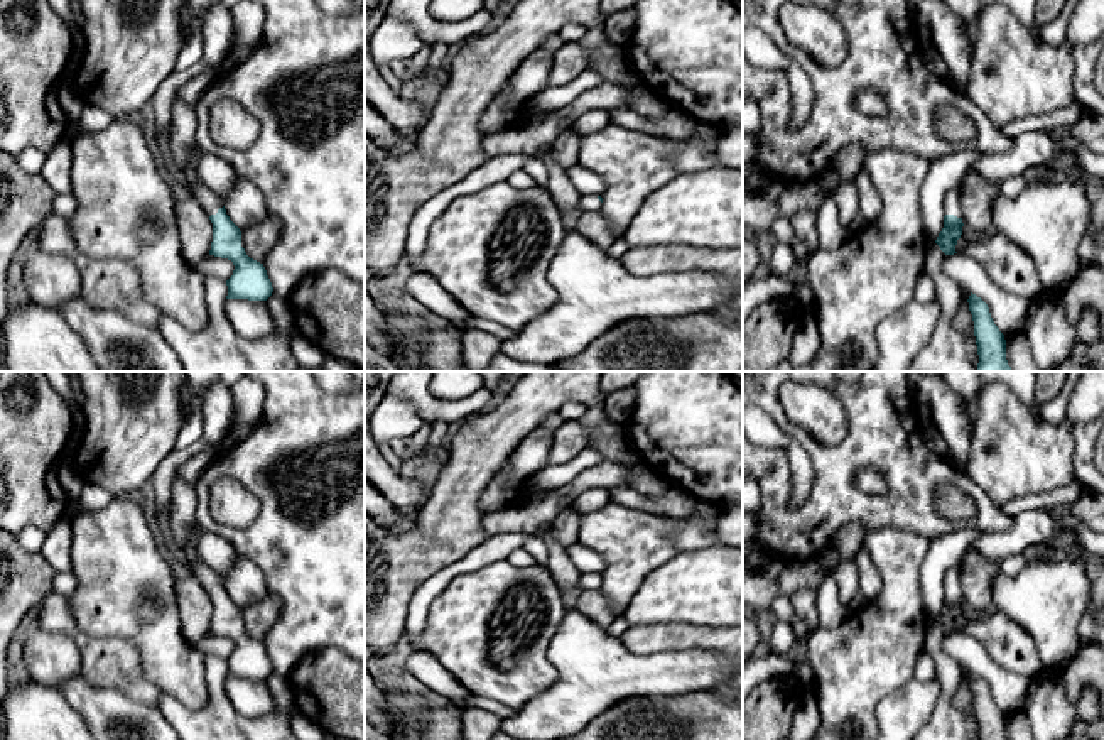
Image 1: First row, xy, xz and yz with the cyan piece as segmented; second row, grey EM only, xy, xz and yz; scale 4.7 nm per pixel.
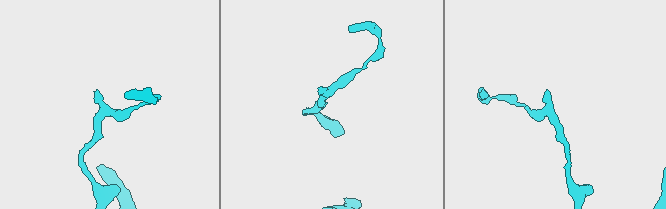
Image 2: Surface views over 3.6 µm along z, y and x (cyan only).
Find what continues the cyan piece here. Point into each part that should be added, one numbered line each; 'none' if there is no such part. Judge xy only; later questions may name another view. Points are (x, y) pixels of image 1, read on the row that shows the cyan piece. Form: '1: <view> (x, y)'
1: xy (206, 198)

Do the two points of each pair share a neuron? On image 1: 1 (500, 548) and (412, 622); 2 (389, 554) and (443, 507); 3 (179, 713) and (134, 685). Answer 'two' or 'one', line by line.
1: one
2: one
3: two

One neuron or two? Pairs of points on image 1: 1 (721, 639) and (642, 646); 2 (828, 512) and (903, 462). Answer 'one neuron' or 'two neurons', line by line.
1: one neuron
2: one neuron

